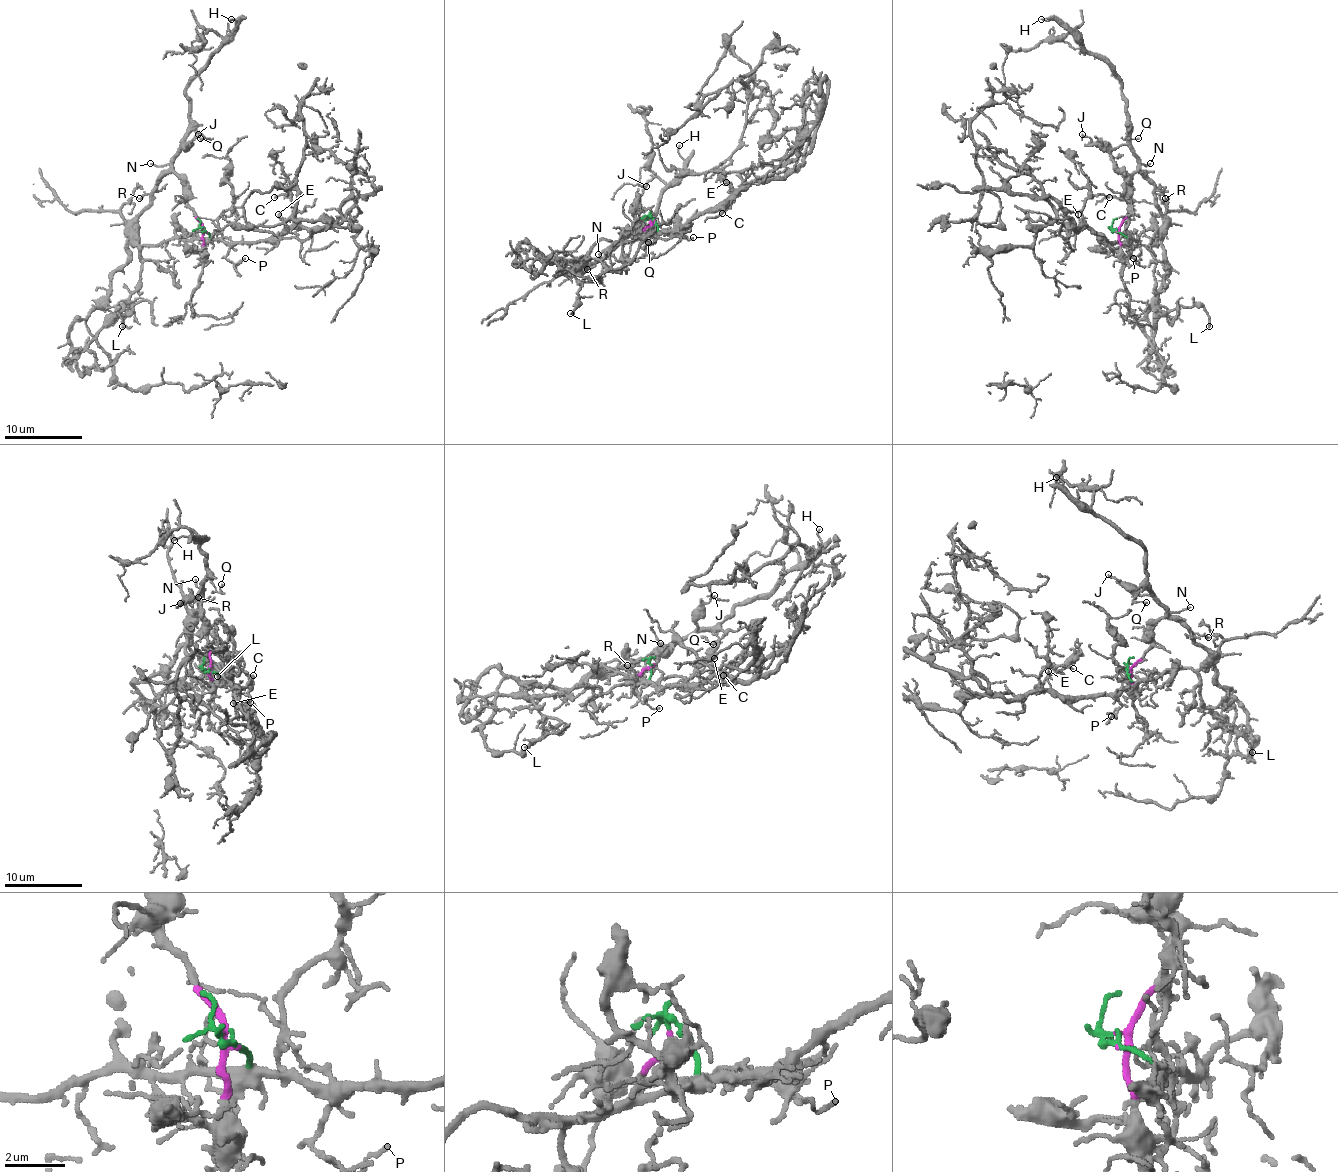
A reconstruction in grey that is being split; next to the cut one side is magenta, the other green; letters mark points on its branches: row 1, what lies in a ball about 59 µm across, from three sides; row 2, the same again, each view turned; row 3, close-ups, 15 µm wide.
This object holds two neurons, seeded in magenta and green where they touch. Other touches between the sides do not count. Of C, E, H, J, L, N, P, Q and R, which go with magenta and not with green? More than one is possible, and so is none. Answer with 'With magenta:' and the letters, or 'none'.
With magenta: H, J, N, Q, R

